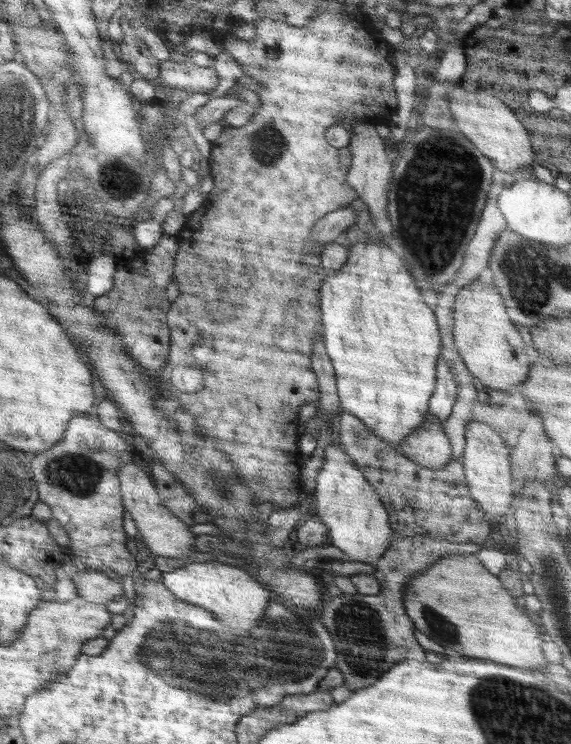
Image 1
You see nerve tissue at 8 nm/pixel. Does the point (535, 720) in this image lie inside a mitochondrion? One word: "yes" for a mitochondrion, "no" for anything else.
yes

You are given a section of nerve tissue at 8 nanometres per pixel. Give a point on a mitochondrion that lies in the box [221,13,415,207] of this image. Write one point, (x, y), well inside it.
(268, 147)

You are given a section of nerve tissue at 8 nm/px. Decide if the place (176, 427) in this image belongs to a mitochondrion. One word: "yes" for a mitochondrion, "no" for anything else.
yes

